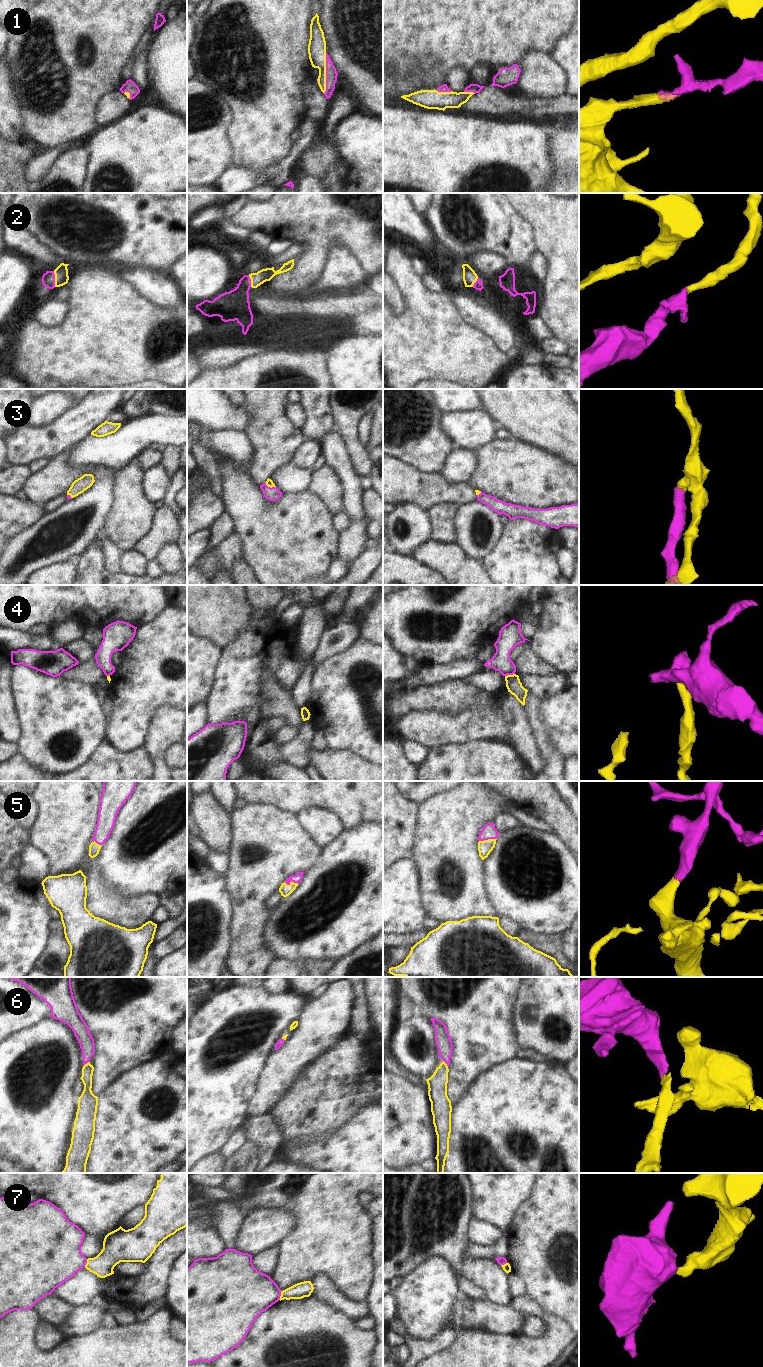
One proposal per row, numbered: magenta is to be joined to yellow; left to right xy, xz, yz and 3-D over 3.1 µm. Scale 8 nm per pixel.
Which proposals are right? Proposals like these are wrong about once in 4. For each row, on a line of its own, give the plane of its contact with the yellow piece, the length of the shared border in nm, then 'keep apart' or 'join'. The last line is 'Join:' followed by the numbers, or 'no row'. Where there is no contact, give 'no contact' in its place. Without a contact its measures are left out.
1: contact in xz; length 320 nm; join
2: contact in xy; length 130 nm; join
3: contact in xz; length 100 nm; join
4: contact in yz; length 80 nm; keep apart
5: contact in yz; length 150 nm; join
6: contact in yz; length 70 nm; join
7: contact in xz; length 80 nm; keep apart
Join: 1, 2, 3, 5, 6

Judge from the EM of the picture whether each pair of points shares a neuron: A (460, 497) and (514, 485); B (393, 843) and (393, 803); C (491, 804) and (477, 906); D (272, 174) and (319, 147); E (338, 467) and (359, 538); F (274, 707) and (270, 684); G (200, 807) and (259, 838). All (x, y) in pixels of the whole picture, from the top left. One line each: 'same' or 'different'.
A: different
B: same
C: same
D: different
E: same
F: same
G: different

